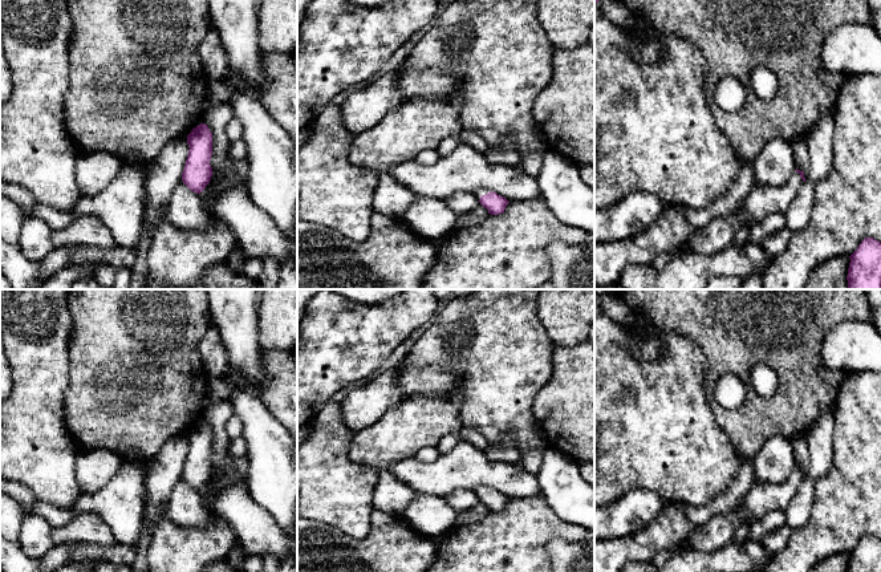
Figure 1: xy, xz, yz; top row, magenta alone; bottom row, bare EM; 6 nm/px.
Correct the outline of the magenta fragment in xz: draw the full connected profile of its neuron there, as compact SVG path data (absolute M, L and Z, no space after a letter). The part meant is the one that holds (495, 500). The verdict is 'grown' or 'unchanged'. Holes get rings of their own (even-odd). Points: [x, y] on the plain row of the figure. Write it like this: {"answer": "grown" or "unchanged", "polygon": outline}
{"answer": "grown", "polygon": "M487 486L475 487L474 492L479 496L480 502L488 507L491 512L503 511L509 500L504 494L498 492Z"}

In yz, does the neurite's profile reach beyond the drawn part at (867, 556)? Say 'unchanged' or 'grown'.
unchanged

